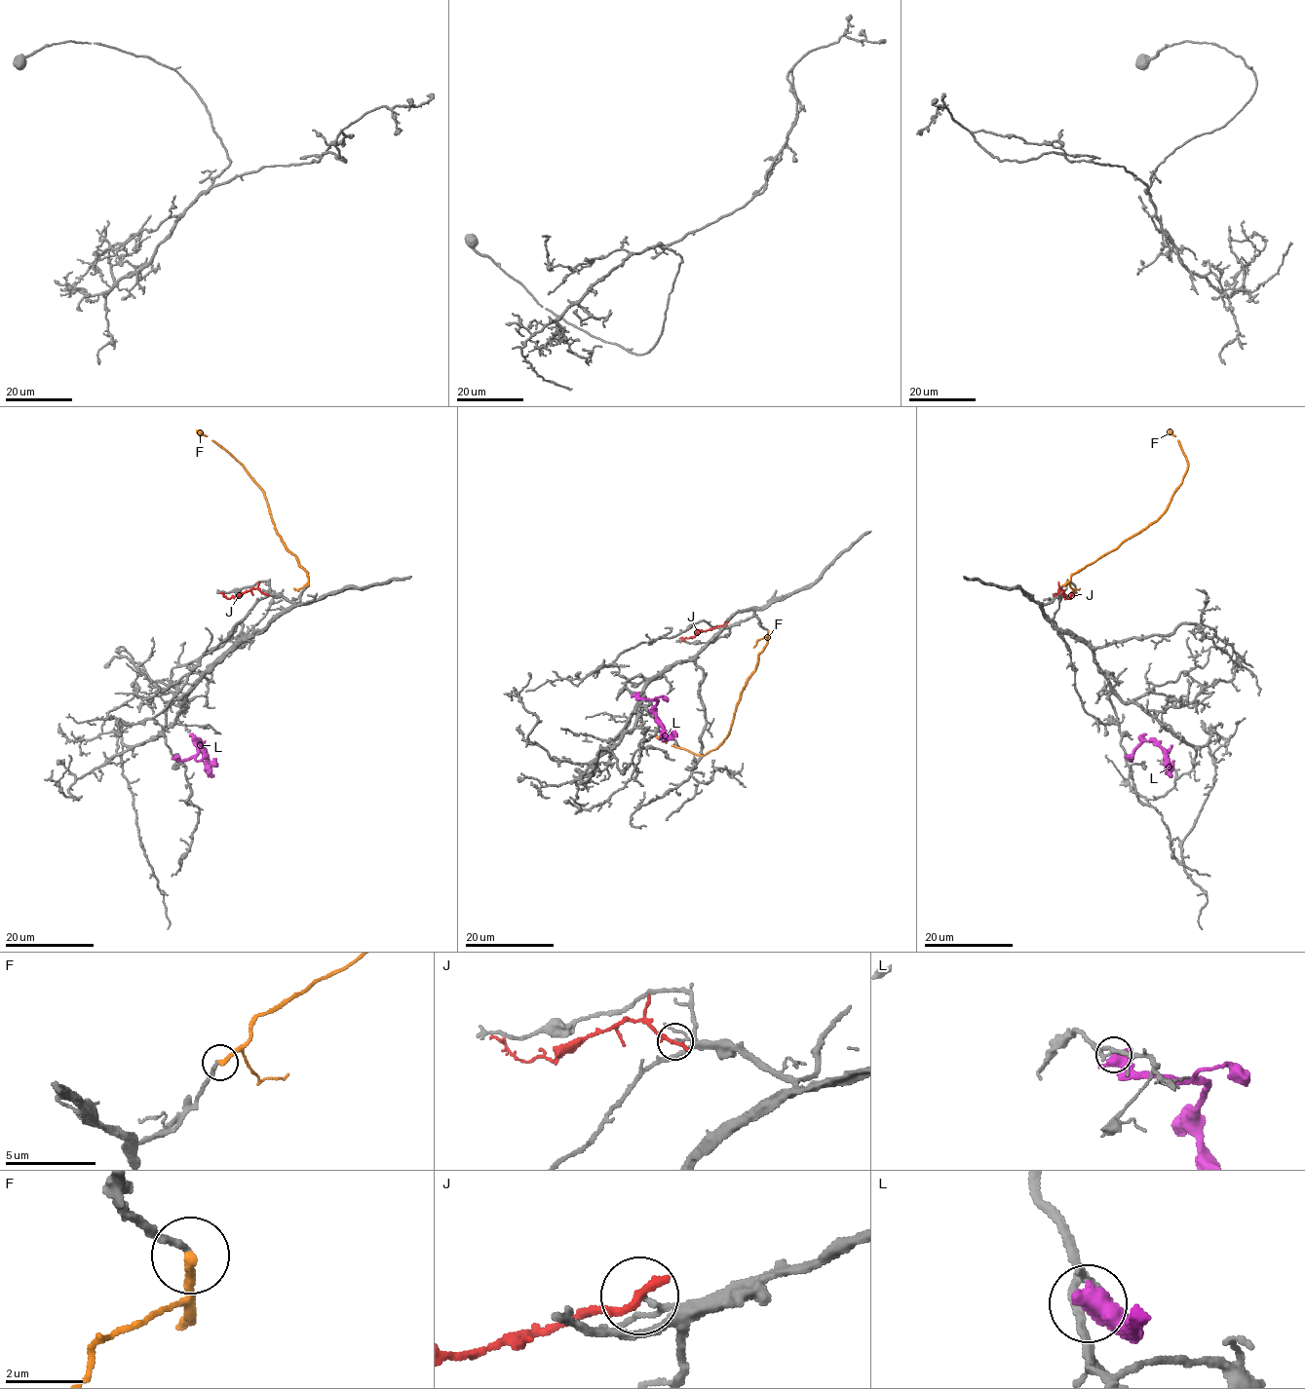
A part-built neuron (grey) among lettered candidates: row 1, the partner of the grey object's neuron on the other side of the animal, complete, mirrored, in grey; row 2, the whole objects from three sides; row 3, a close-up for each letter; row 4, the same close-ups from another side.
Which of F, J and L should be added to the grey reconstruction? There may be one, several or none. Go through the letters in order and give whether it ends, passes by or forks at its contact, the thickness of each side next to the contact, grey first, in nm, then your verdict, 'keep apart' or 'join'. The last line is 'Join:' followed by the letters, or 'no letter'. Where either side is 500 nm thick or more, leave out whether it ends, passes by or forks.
F: it ends; calibres 190 and 240 nm; join
J: it ends; calibres 100 and 280 nm; keep apart
L: calibres 220 and 700 nm; keep apart
Join: F

